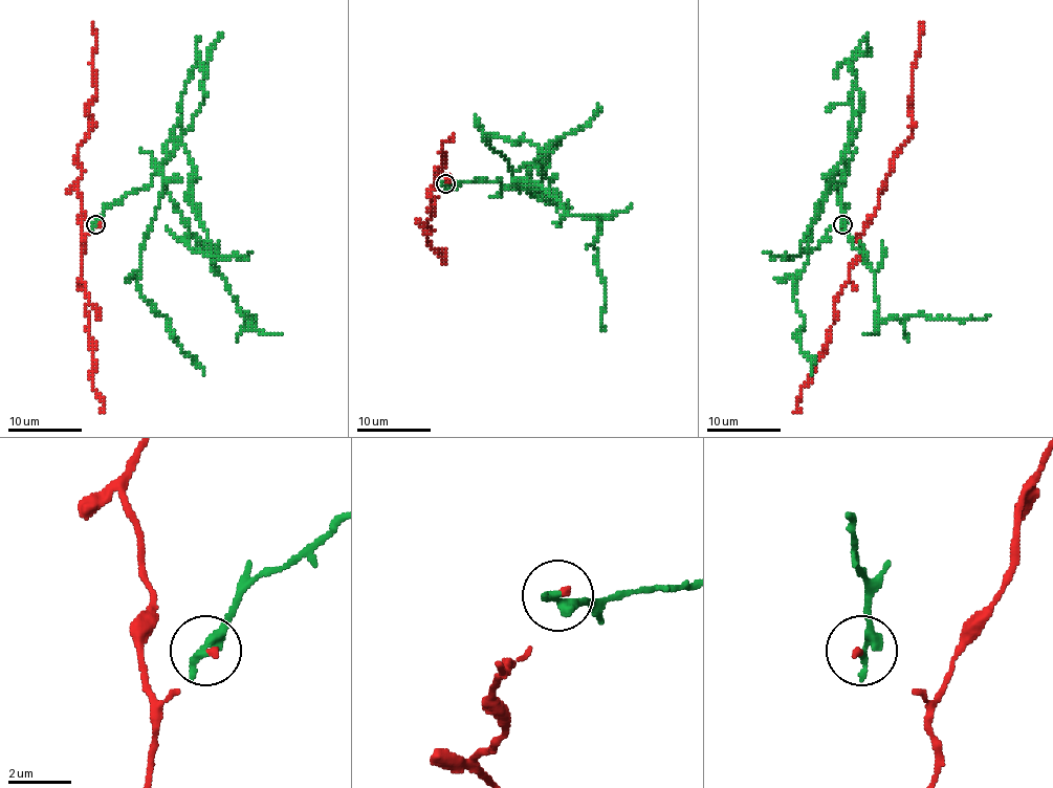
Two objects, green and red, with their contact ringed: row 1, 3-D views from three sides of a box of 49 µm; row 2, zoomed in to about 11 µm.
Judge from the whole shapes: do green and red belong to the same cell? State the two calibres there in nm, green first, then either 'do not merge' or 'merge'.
420/150 nm | do not merge

